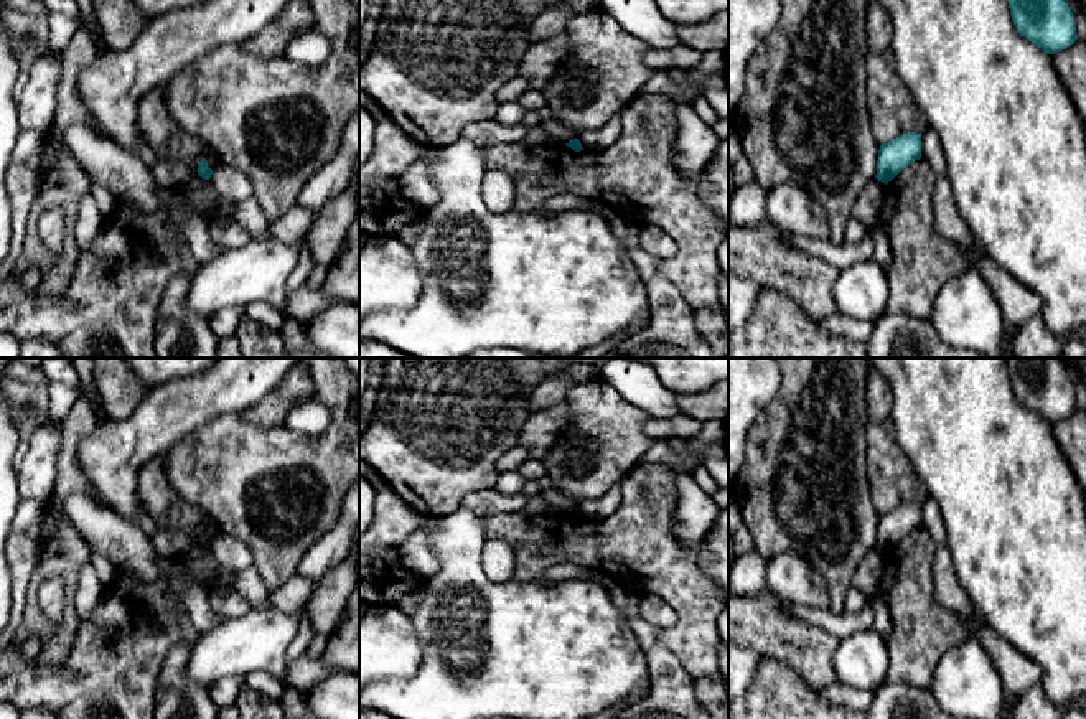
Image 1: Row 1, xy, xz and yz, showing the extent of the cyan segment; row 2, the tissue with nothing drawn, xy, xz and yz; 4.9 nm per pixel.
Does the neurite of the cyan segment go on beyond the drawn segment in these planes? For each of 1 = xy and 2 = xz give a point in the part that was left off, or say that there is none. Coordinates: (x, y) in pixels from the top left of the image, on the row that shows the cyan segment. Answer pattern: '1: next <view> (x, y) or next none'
1: next none
2: next none

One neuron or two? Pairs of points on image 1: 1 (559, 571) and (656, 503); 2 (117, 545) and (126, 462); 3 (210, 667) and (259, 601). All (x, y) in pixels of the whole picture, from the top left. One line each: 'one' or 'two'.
1: two
2: two
3: two

